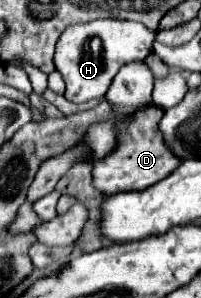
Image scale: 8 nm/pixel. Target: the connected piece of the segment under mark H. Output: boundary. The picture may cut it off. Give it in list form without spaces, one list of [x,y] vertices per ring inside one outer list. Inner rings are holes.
[[[97,19],[67,27],[59,37],[55,51],[55,69],[67,83],[65,97],[71,103],[85,103],[93,97],[103,97],[123,63],[129,63],[131,59],[145,59],[151,53],[153,41],[155,33],[147,31],[141,23],[135,21]]]

